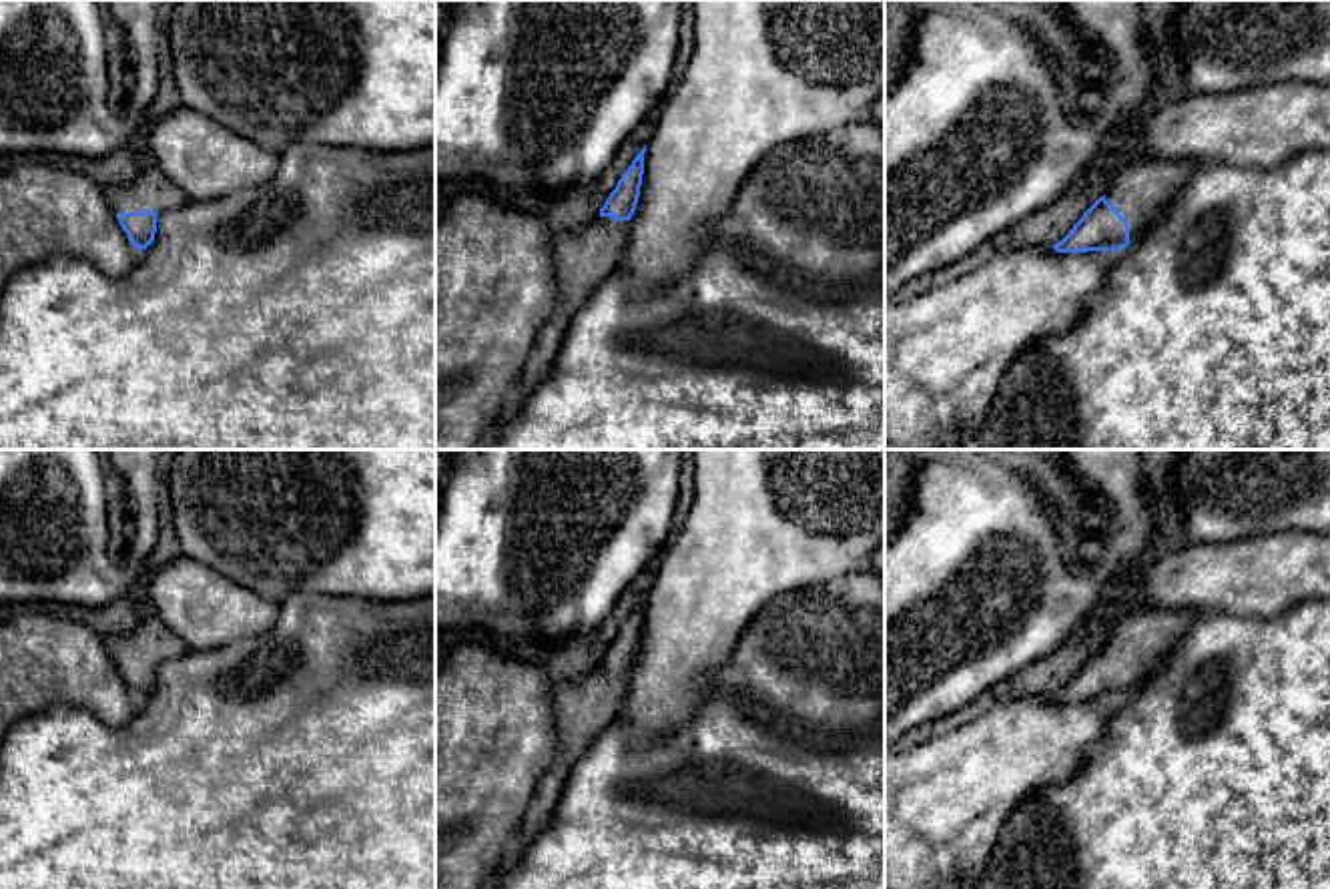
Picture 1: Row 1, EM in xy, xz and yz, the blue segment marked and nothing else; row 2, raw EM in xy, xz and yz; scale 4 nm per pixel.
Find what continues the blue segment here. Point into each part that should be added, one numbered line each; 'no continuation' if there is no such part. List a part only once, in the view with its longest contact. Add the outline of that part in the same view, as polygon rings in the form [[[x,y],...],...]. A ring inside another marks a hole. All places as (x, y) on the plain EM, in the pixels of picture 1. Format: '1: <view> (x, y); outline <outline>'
1: yz (1142, 639); outline [[[1141,606],[1125,612],[1105,648],[1129,674],[1129,692],[1139,688],[1178,646],[1190,626],[1202,618],[1196,608]]]

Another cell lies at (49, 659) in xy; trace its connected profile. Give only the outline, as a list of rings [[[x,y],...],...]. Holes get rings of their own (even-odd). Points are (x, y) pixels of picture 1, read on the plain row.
[[[18,608],[12,620],[0,622],[0,745],[14,722],[54,706],[76,706],[122,728],[136,716],[138,698],[122,680],[104,638],[70,610]]]

